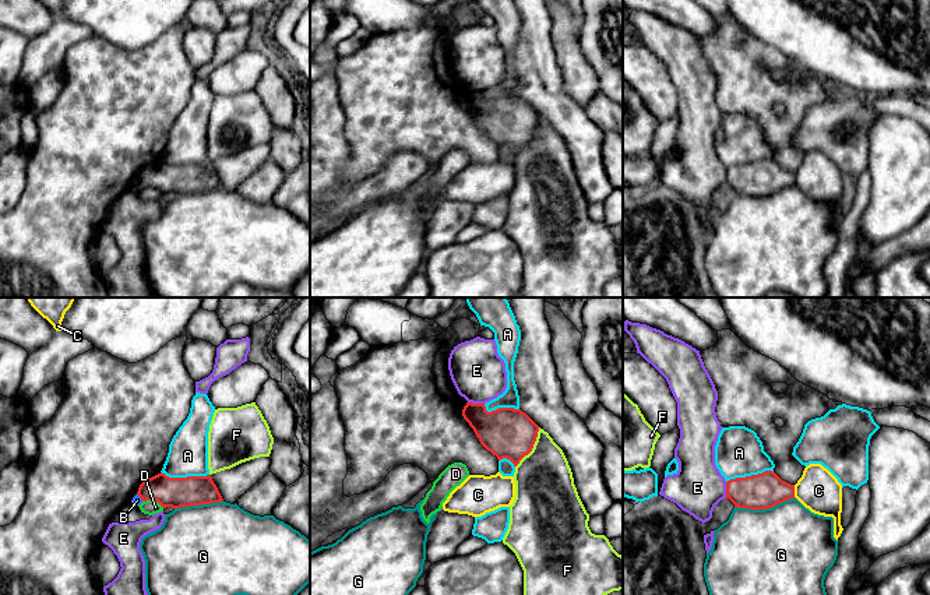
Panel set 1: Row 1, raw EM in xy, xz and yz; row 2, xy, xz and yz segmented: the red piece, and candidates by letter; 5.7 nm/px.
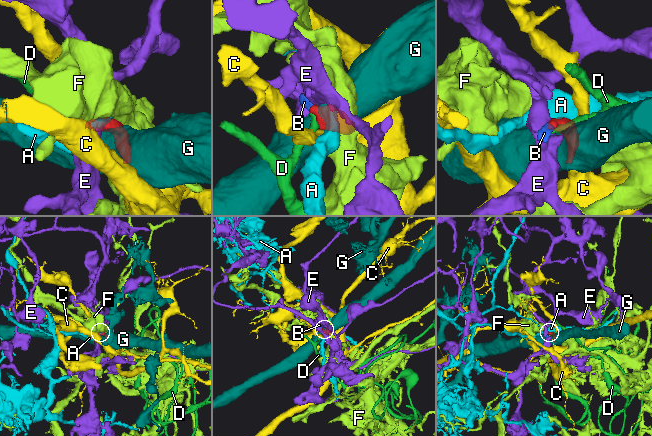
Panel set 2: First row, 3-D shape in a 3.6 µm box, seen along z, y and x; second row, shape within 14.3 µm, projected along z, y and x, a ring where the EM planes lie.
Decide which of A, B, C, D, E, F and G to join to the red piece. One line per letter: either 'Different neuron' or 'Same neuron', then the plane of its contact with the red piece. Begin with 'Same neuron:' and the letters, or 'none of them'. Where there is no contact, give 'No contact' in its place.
Same neuron: B
A: Different neuron. Touches red in xy
B: Same neuron. Touches red in xy
C: Different neuron. Touches red in yz
D: Different neuron. Touches red in xy
E: Different neuron. Touches red in xz
F: Different neuron. Touches red in xz
G: Different neuron. Touches red in yz

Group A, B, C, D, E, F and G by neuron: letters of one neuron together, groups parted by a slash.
A / B / C / D / E / F / G

